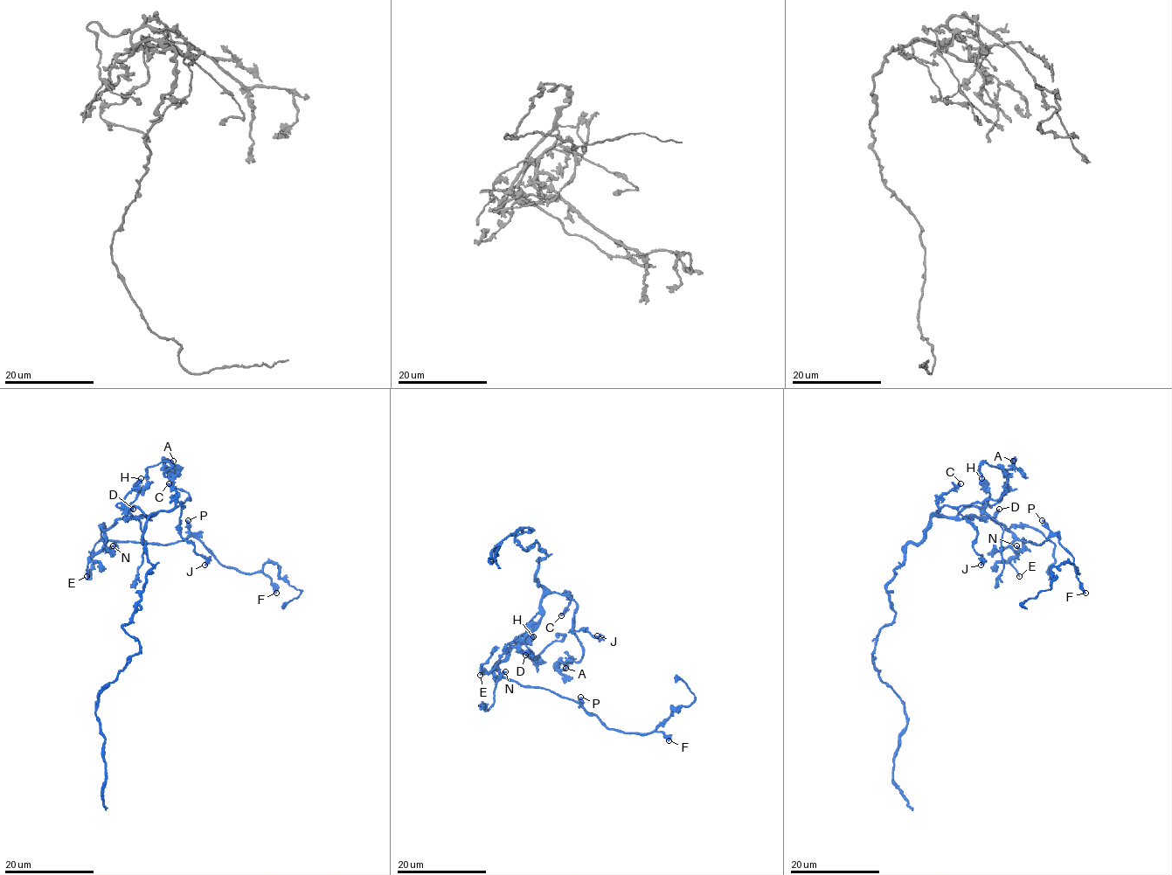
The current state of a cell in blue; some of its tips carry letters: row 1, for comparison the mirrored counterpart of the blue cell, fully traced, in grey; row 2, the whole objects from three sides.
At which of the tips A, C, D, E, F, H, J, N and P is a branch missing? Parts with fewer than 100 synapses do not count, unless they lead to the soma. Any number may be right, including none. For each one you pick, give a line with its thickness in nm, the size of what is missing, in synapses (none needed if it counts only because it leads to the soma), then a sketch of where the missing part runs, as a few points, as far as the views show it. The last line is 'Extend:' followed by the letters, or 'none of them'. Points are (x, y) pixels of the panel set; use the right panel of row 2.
D: calibre 340 nm; 190 synapses; course (999, 509), (1026, 497), (1038, 501), (1049, 476), (1073, 508), (1090, 517), (1098, 549), (1092, 572)
Extend: D

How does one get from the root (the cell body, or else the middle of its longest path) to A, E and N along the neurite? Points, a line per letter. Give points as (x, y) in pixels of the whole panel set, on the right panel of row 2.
A: (945, 517), (937, 511), (945, 505), (959, 507), (997, 500), (1006, 491), (1007, 471), (1013, 461)
E: (945, 517), (989, 517), (1002, 524), (1014, 539), (1013, 549), (1016, 555), (1010, 564), (1019, 576)
N: (945, 517), (989, 517), (1002, 524), (1022, 545), (1021, 548), (1016, 545)

